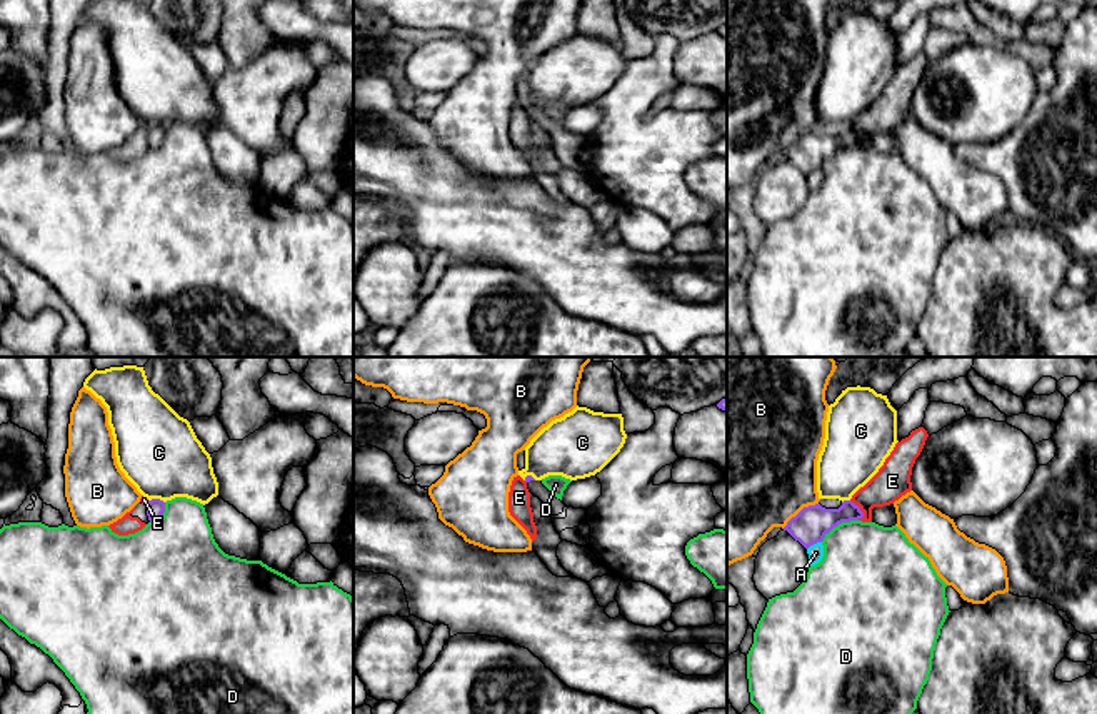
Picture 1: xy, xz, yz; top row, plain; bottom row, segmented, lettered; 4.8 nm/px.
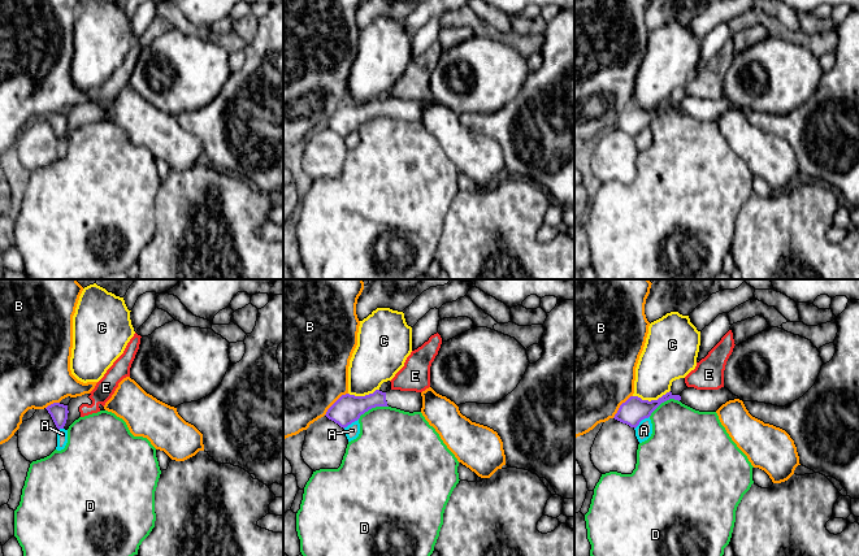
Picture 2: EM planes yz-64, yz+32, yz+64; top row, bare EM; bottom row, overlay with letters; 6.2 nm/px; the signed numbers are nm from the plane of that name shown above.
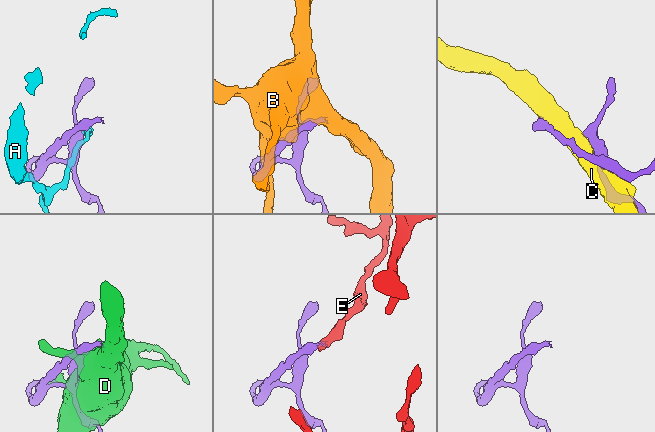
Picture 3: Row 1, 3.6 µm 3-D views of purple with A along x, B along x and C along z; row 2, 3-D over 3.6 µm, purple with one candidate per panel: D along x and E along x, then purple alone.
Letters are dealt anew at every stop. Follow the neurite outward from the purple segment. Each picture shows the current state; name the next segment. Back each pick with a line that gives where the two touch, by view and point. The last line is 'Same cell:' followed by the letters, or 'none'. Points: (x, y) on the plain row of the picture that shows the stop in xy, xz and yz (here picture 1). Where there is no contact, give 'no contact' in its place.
Same cell: none

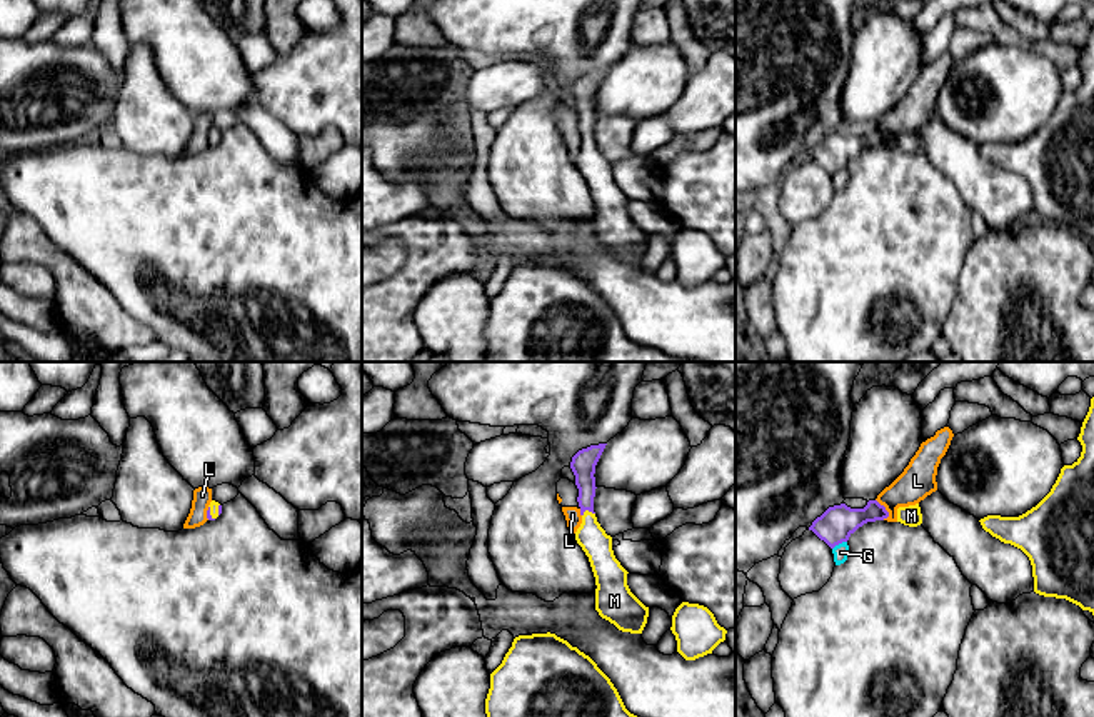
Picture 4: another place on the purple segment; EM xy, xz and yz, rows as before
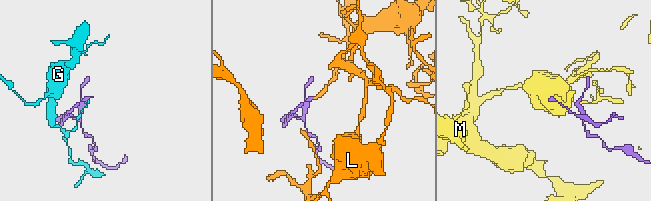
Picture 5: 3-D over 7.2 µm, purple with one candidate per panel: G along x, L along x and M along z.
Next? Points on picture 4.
M: xz (589, 137)
Same cell: M

